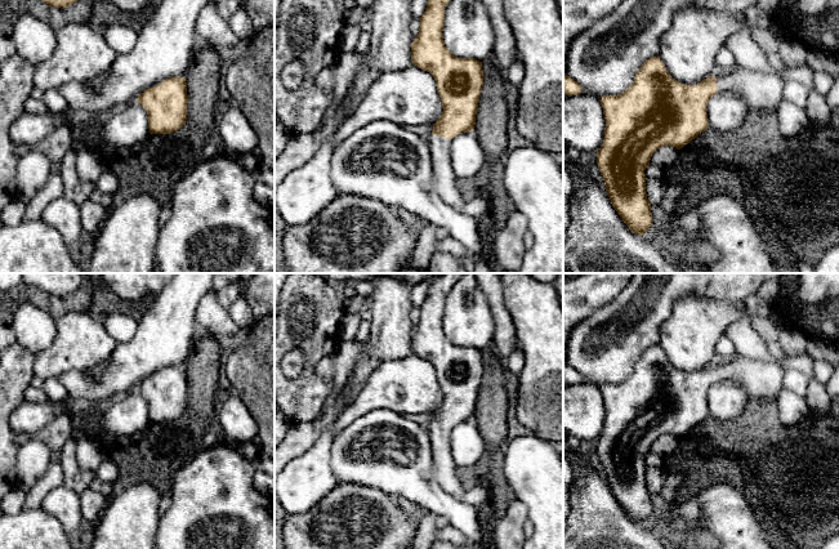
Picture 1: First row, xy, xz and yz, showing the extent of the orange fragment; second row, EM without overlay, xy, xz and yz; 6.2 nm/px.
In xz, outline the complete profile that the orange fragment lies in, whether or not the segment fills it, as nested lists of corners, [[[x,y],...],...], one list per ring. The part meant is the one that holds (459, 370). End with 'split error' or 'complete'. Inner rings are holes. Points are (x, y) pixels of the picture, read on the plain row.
[[[441,273],[430,280],[427,298],[420,305],[419,322],[411,331],[412,353],[434,366],[443,396],[428,428],[434,481],[458,500],[461,500],[465,490],[455,472],[458,464],[451,454],[451,428],[473,420],[483,375],[482,351],[458,347],[443,331],[445,295],[463,274]]] | split error

